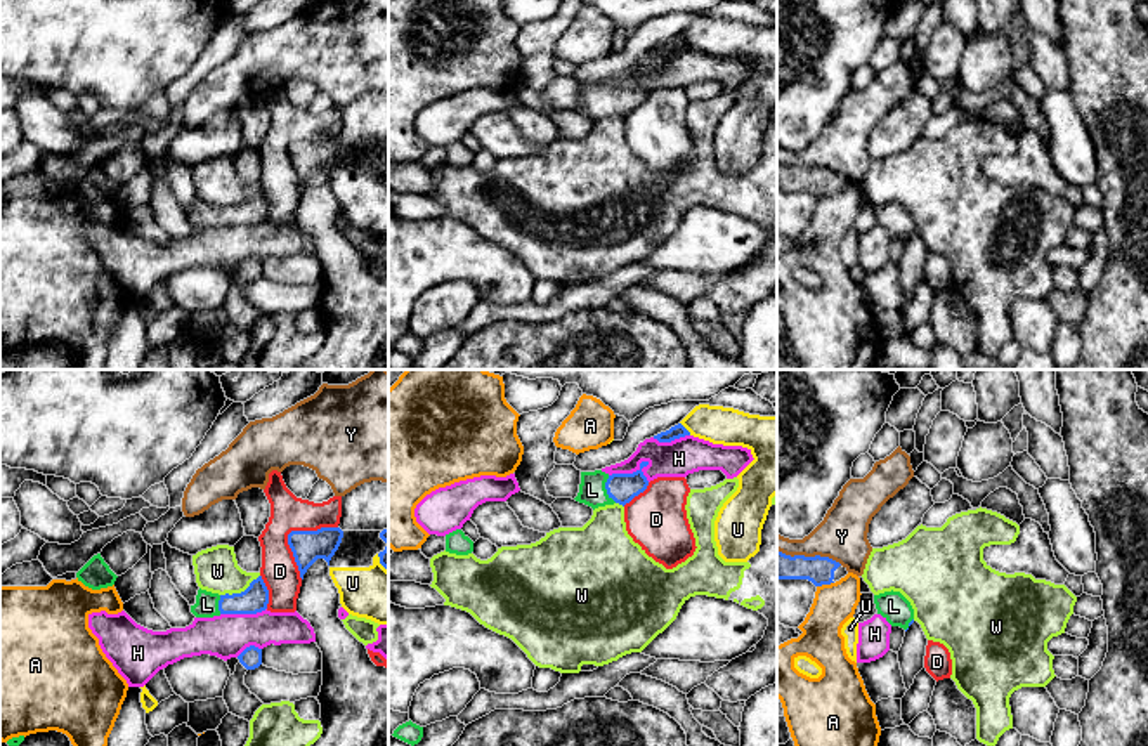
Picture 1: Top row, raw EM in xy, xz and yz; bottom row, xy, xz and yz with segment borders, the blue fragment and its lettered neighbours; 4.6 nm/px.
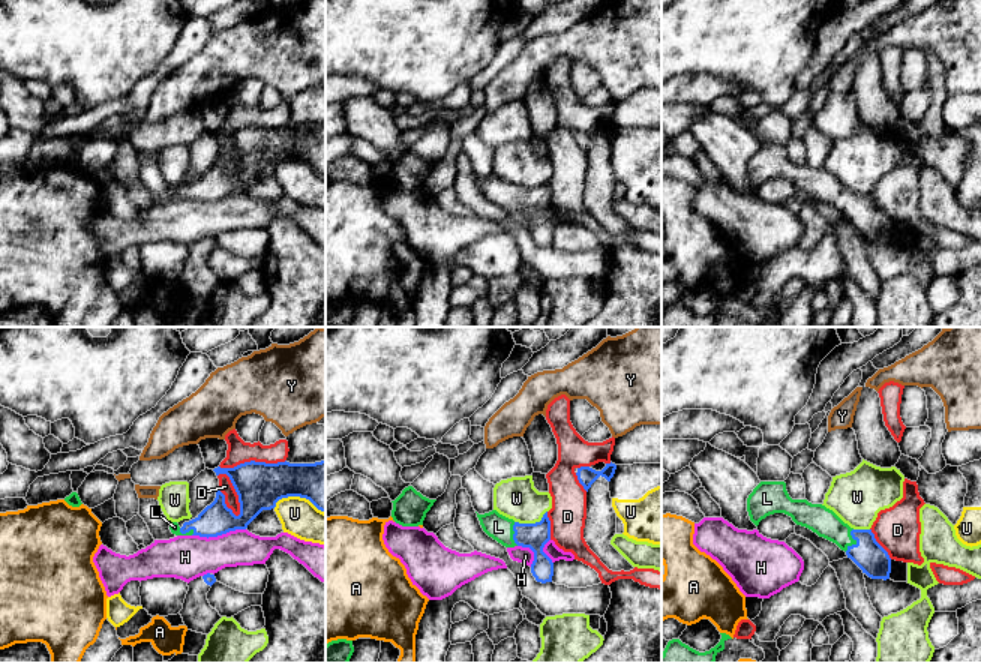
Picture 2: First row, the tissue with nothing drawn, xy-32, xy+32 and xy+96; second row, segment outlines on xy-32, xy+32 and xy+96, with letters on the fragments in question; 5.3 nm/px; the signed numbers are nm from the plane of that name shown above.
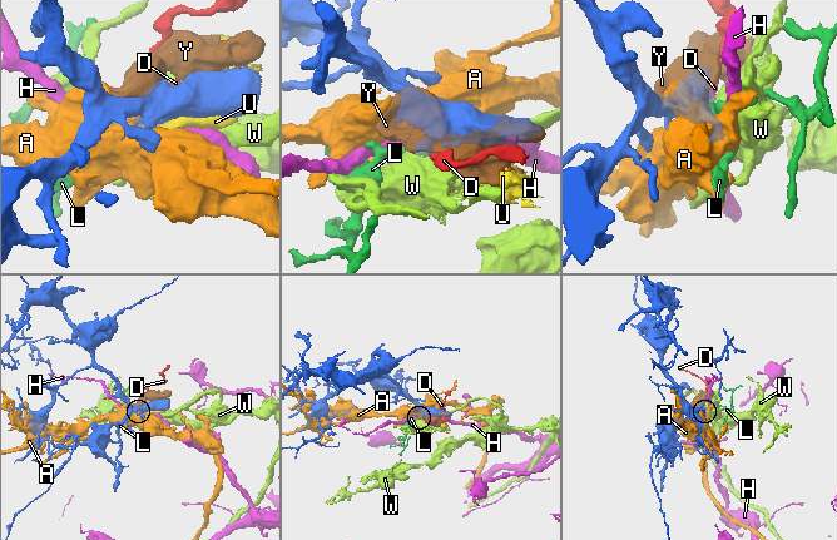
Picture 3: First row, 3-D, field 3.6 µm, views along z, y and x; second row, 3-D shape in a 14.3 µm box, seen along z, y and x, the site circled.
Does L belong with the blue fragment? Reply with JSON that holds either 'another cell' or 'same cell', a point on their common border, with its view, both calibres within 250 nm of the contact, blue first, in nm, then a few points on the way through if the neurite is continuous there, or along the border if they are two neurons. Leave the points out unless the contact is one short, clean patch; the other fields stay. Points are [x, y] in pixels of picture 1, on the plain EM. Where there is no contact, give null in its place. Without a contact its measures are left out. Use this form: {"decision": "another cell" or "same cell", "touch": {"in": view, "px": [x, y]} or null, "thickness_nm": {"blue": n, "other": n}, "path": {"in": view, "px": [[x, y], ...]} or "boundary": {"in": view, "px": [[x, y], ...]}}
{"decision": "same cell", "touch": {"in": "xz", "px": [607, 101]}, "thickness_nm": {"blue": 140, "other": 130}}

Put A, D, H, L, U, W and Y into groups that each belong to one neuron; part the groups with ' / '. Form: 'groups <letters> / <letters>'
groups A / D / H / L / U Y / W

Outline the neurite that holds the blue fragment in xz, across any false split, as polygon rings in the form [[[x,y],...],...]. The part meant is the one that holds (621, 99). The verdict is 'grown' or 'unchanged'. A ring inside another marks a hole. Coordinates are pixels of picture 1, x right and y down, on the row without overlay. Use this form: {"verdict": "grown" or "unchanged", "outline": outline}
{"verdict": "grown", "outline": [[[642,73],[640,80],[633,85],[609,87],[602,82],[581,83],[579,104],[574,111],[591,118],[593,121],[614,115],[624,118],[647,101],[649,92],[642,83],[647,76],[649,73]]]}

